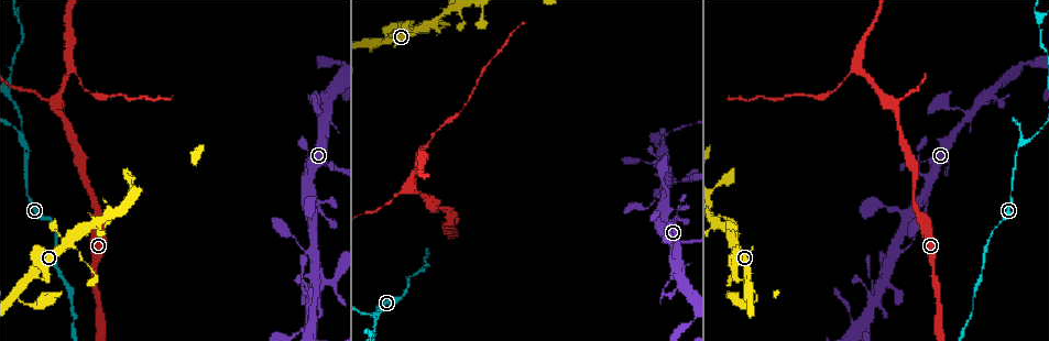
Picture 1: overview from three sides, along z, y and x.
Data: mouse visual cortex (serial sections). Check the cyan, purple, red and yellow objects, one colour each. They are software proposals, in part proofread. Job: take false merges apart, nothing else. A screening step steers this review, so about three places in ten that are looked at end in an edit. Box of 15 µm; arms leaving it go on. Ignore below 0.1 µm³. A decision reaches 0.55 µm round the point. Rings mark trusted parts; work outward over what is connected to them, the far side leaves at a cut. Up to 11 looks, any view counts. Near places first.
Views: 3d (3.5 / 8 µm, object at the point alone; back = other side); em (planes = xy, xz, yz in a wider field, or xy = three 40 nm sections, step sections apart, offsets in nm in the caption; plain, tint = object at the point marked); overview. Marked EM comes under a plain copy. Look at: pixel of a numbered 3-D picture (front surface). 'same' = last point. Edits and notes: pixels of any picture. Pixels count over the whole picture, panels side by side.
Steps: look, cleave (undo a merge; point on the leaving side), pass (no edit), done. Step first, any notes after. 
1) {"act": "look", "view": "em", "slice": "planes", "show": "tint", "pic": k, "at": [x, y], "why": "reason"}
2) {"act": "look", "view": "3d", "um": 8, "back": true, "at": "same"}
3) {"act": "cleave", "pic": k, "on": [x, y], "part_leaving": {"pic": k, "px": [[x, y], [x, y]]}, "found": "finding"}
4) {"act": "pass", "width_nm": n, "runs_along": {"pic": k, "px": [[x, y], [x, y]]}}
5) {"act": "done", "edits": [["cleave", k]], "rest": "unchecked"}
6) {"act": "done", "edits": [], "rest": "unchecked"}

{"act": "look", "view": "3d", "um": 3.5, "pic": 1, "at": [24, 144], "why": "three arms meet"}

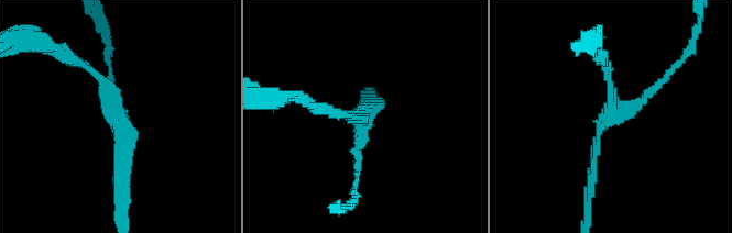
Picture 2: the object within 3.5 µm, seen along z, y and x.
{"act": "look", "view": "em", "slice": "xy", "step": 3, "show": "tint", "pic": 2, "at": [115, 111], "arms": 3, "arm_widths_nm": [150, 150, 150], "why": "shape alone is not enough"}

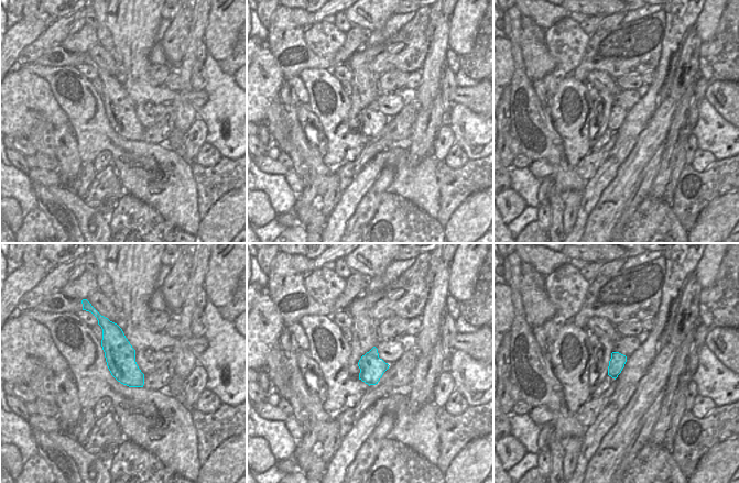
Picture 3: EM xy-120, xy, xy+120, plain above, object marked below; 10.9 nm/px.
{"act": "cleave", "pic": 2, "on": [70, 58], "found": "two cells meet here"}

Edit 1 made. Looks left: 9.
{"act": "look", "view": "3d", "um": 3.5, "back": true, "pic": 1, "at": [894, 108], "why": "three-way junction"}

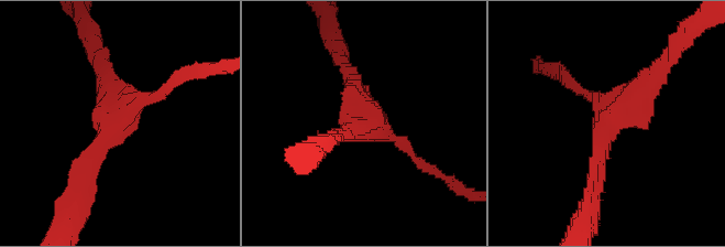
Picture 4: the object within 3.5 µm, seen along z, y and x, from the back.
{"act": "look", "view": "em", "slice": "xy", "step": 2, "show": "tint", "pic": 4, "at": [112, 121], "arms": 3, "arm_widths_nm": [150, 250, 300]}

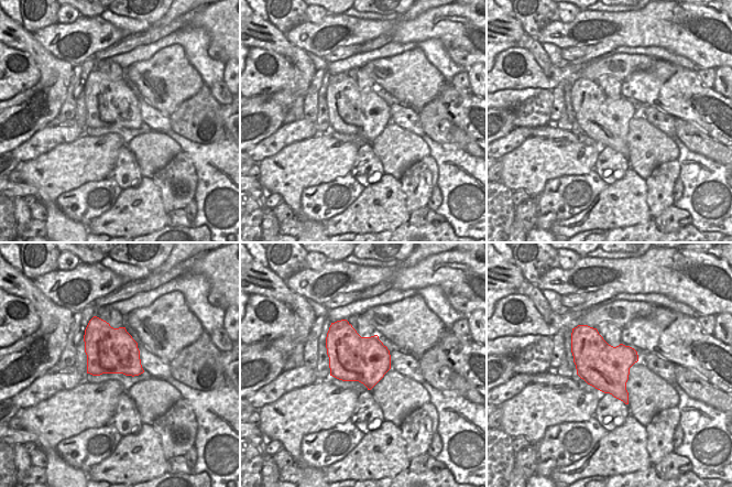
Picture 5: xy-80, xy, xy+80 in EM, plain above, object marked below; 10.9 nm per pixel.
{"act": "pass", "runs_along": {"pic": 4, "px": [[595, 185], [604, 128], [660, 70]]}, "found": "continuous, no second cell"}

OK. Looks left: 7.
{"act": "look", "view": "3d", "um": 3.5, "pic": 1, "at": [79, 78], "why": "sudden change in width"}

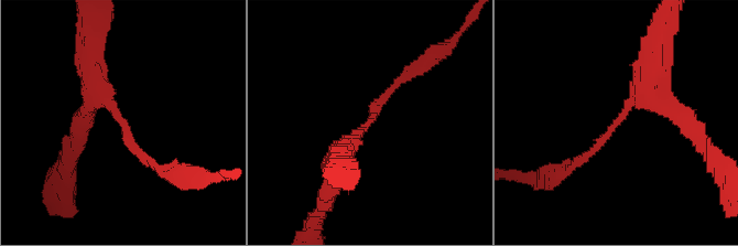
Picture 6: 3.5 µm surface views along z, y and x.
{"act": "look", "view": "em", "slice": "xy", "step": 2, "show": "tint", "pic": 6, "at": [127, 124], "arm_widths_nm": [100, 300]}

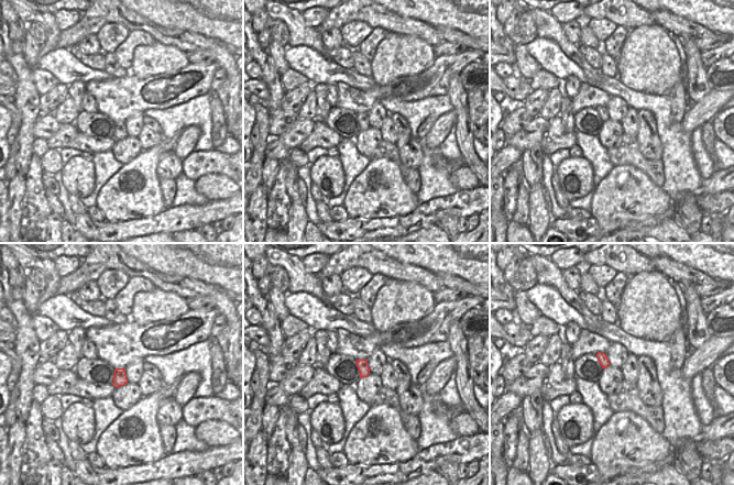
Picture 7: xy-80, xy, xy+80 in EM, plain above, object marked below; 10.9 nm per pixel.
{"act": "pass", "found": "continuous, no second cell"}

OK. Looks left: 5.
{"act": "look", "view": "3d", "um": 3.5, "pic": 1, "at": [740, 280], "why": "abrupt turn"}

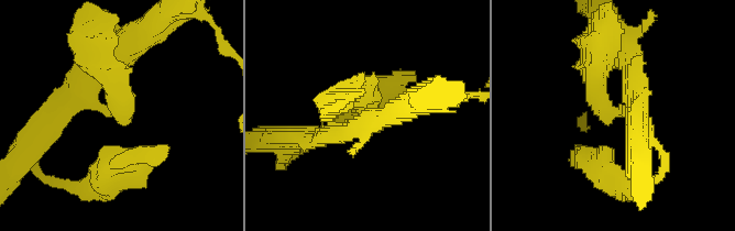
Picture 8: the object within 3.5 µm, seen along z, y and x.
{"act": "look", "view": "em", "slice": "planes", "show": "tint", "pic": 8, "at": [624, 109], "arms": 3, "arm_widths_nm": [250, 300, 300], "why": "now the EM"}

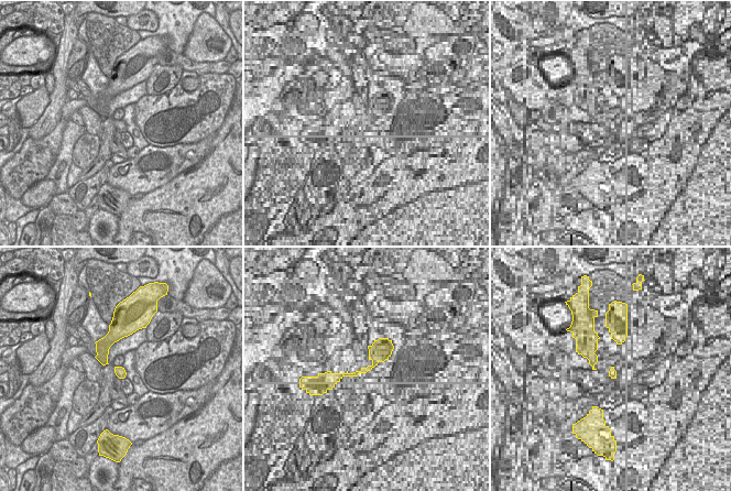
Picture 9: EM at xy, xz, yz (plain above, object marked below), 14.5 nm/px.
{"act": "pass", "runs_along": {"pic": 8, "px": [[359, 125], [342, 100]]}, "found": "one cell here"}

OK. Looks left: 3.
{"act": "look", "view": "3d", "um": 3.5, "pic": 1, "at": [1039, 18], "why": "branch point"}

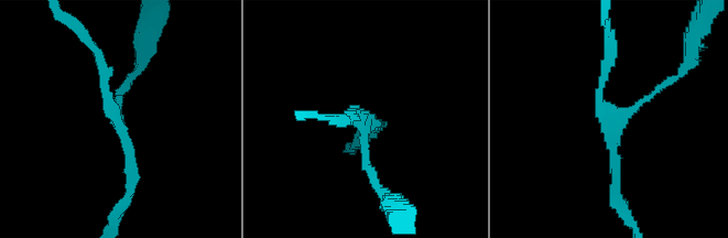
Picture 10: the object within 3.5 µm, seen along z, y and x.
{"act": "look", "view": "em", "slice": "xy", "step": 1, "show": "tint", "pic": 10, "at": [119, 126]}

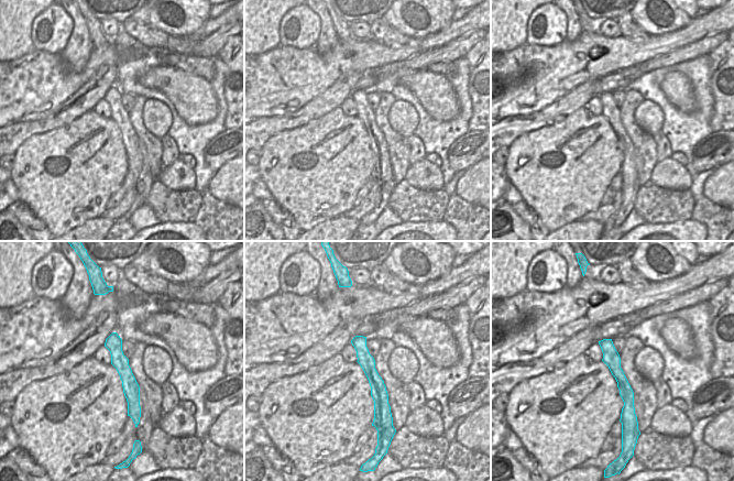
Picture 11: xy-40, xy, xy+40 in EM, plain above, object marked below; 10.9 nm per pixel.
{"act": "pass", "arms": 3, "arm_widths_nm": [100, 150, 150], "runs_along": {"pic": 10, "px": [[126, 197], [129, 147], [98, 63]]}, "found": "continuous, no second cell"}

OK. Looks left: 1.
{"act": "done", "edits": [["cleave", 2]], "rest": "unchecked"}

